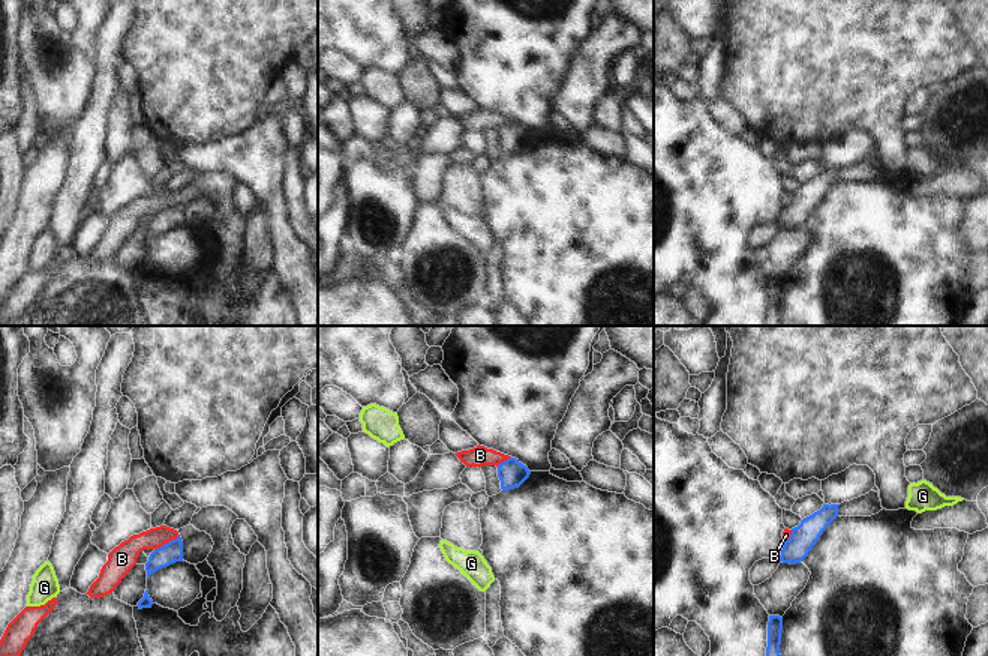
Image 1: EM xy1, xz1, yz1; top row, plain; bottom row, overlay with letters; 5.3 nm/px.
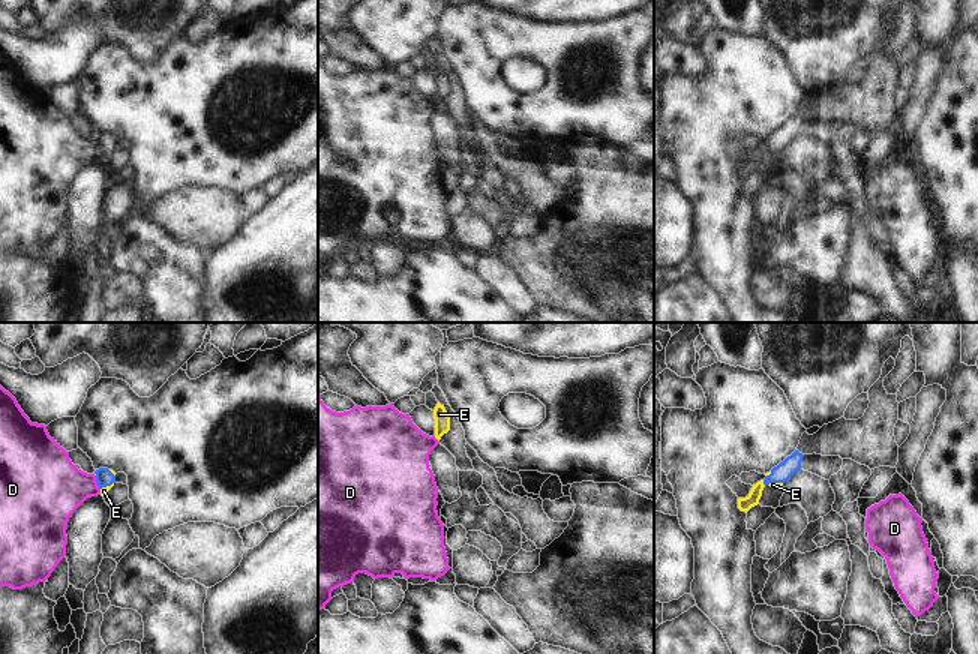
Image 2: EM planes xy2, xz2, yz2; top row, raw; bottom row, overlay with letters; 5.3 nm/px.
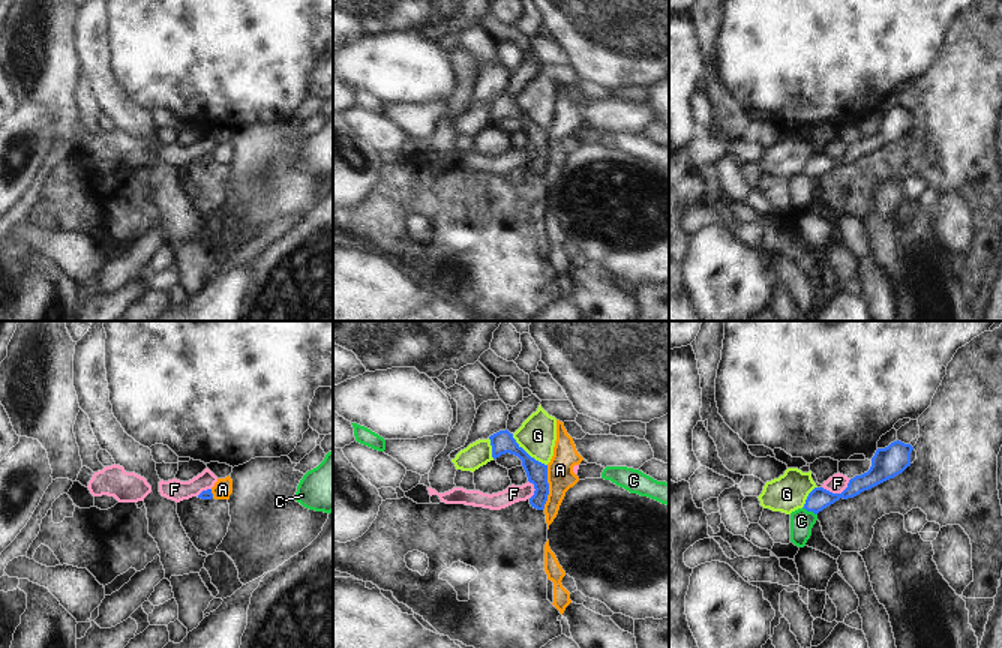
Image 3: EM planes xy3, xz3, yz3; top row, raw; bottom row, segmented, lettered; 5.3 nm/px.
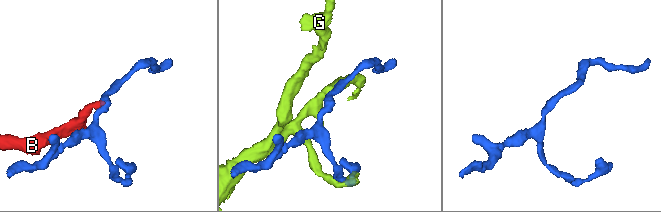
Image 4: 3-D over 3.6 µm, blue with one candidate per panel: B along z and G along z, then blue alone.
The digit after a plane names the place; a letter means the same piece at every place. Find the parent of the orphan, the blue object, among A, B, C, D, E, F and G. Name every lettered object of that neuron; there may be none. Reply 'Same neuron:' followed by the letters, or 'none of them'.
Same neuron: E

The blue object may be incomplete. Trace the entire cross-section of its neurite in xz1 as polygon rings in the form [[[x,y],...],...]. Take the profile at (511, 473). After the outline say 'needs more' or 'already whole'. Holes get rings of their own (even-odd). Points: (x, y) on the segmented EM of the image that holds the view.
[[[508,458],[498,465],[498,477],[501,480],[501,489],[508,491],[519,488],[528,477],[531,471],[516,458]]]; already whole

